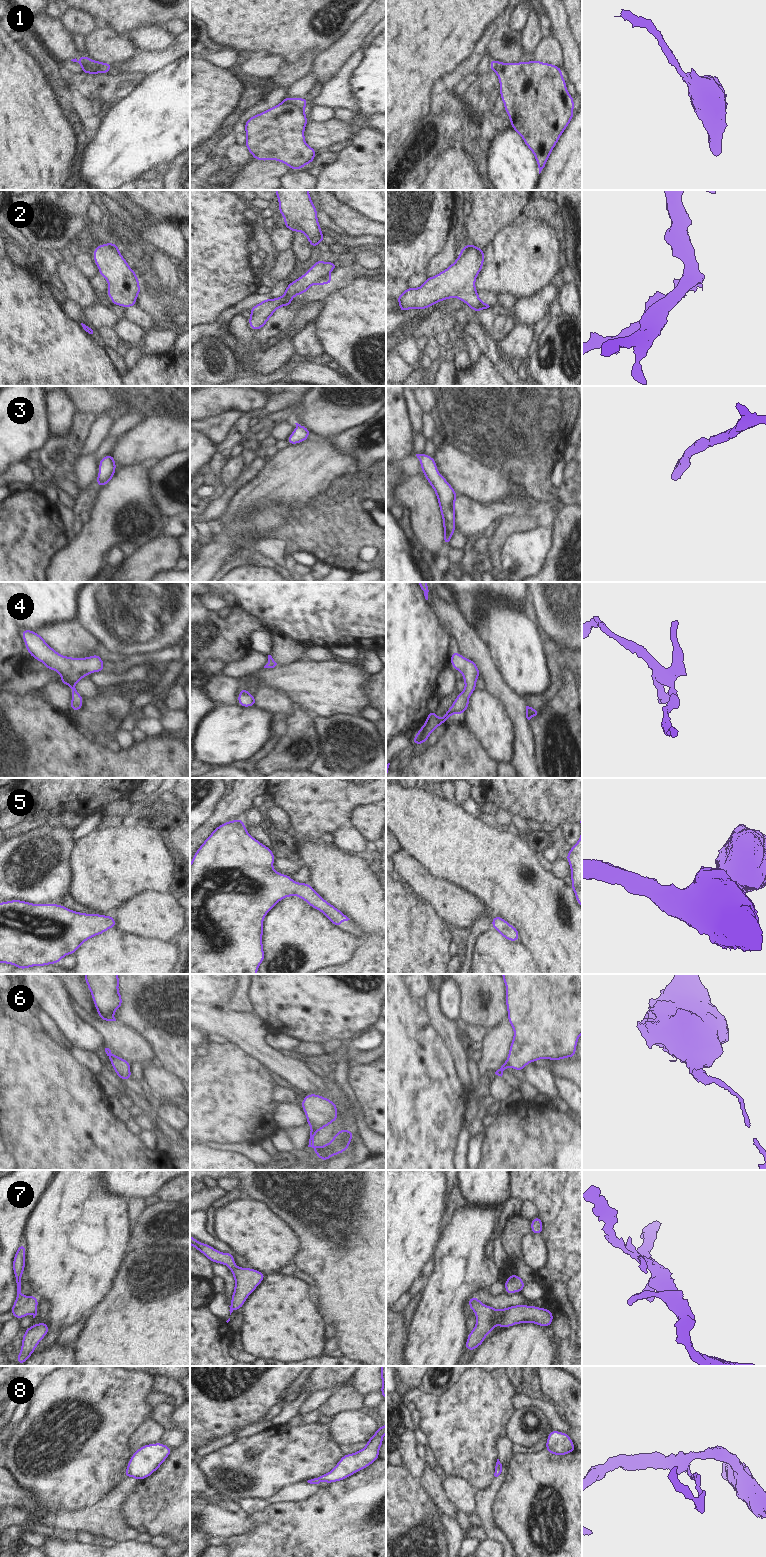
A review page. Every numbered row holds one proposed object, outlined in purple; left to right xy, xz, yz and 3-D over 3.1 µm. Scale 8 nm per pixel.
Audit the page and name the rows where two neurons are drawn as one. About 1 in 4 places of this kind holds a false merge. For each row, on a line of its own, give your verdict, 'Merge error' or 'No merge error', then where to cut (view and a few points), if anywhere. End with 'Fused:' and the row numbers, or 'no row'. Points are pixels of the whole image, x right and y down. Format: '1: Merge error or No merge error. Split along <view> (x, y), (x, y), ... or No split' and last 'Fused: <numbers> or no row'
1: Merge error. Split along xz (282, 101), (294, 104), (303, 111)
2: No merge error. No split
3: No merge error. No split
4: No merge error. No split
5: No merge error. No split
6: No merge error. No split
7: No merge error. No split
8: No merge error. No split
Fused: 1.

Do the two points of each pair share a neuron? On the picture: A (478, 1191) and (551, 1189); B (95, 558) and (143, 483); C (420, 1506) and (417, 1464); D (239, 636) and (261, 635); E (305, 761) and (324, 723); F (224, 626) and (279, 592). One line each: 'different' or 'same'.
A: different
B: same
C: different
D: different
E: different
F: different

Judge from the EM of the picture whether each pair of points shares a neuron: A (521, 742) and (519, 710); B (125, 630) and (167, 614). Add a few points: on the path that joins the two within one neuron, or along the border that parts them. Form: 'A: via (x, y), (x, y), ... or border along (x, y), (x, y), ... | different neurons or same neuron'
A: via (521, 734), (519, 718) | same neuron
B: via (135, 620), (141, 614), (157, 614) | same neuron

